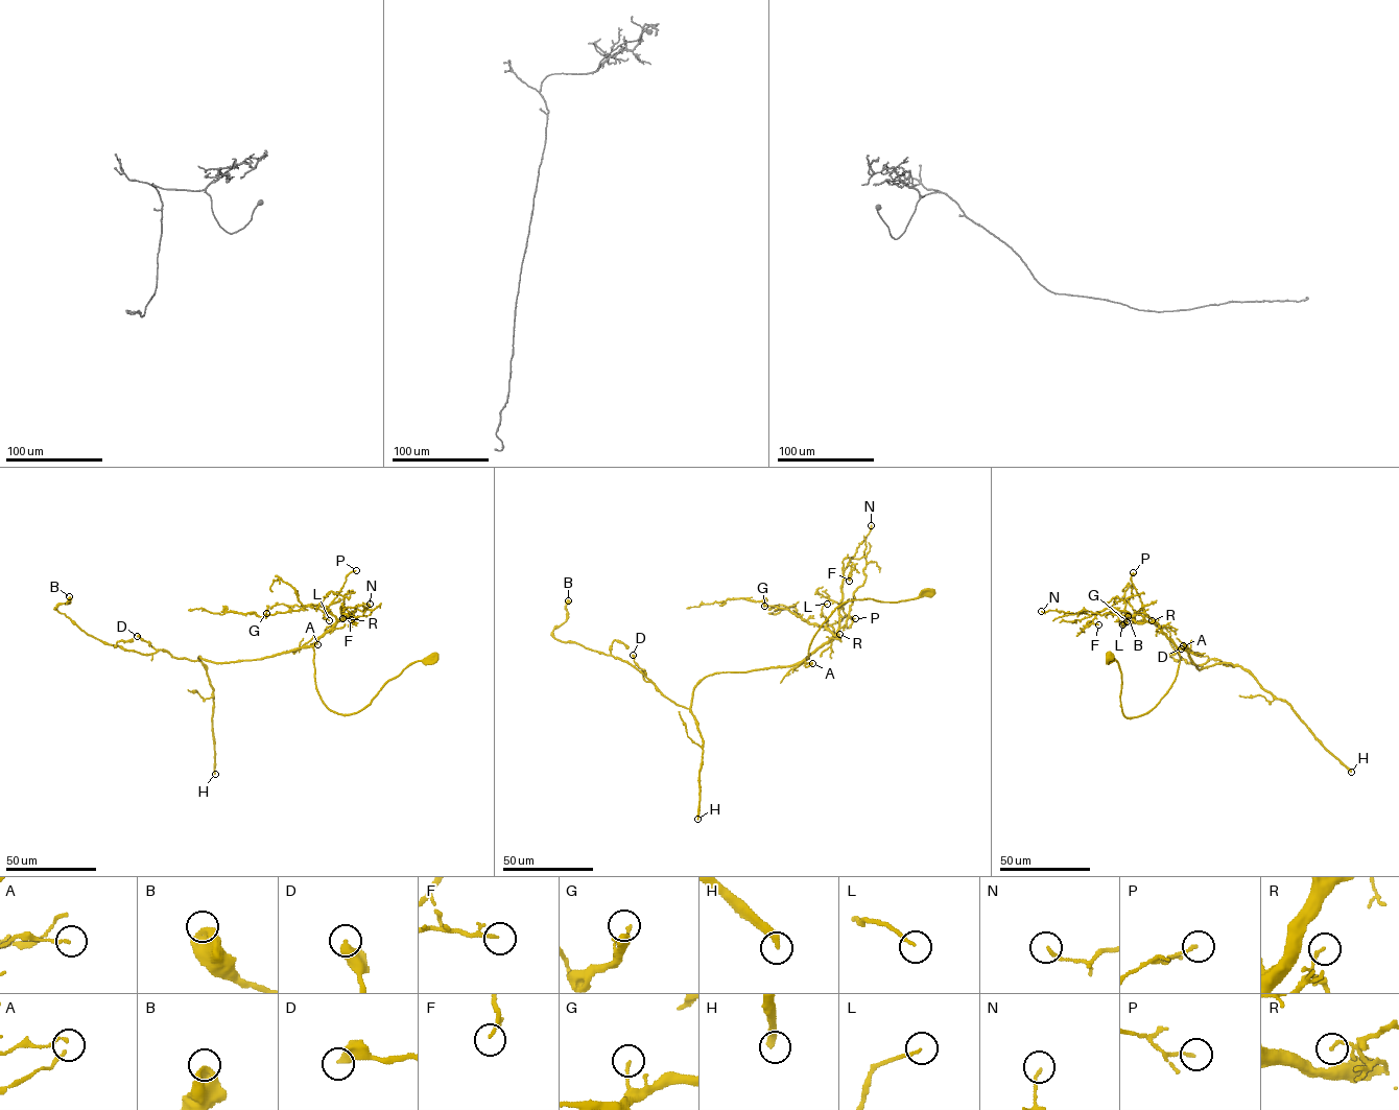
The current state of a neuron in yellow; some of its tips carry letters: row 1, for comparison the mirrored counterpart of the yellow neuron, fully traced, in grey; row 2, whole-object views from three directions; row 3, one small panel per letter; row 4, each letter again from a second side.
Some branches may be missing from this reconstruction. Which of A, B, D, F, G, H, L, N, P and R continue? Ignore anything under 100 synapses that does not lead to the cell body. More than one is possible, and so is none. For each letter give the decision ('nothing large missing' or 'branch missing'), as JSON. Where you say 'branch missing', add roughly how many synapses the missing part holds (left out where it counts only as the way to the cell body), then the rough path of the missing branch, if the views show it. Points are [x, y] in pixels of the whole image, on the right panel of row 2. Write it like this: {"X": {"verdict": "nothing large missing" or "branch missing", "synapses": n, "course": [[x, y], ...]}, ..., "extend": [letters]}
{"A": {"verdict": "nothing large missing"}, "B": {"verdict": "nothing large missing"}, "D": {"verdict": "nothing large missing"}, "F": {"verdict": "nothing large missing"}, "G": {"verdict": "nothing large missing"}, "H": {"verdict": "branch missing", "synapses": 160}, "L": {"verdict": "nothing large missing"}, "N": {"verdict": "nothing large missing"}, "P": {"verdict": "nothing large missing"}, "R": {"verdict": "nothing large missing"}, "extend": ["H"]}

